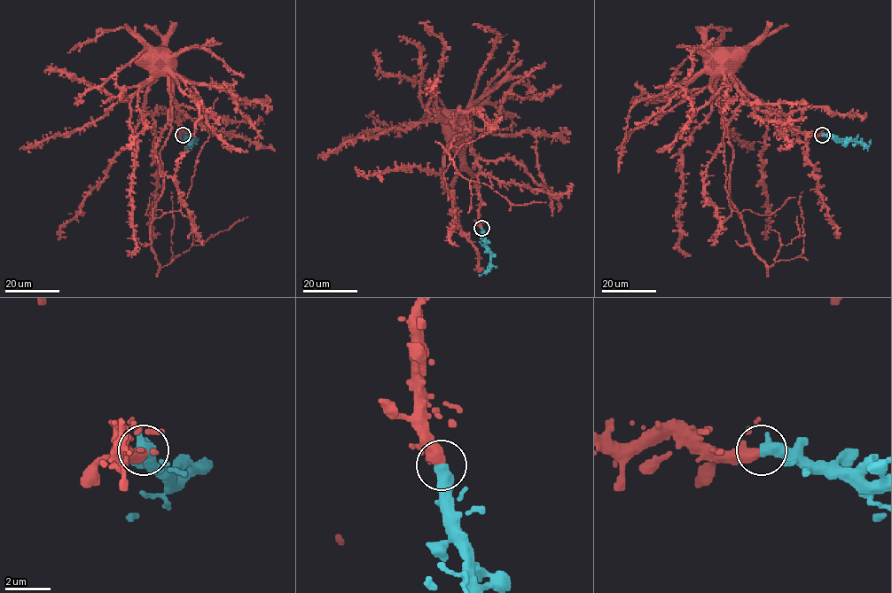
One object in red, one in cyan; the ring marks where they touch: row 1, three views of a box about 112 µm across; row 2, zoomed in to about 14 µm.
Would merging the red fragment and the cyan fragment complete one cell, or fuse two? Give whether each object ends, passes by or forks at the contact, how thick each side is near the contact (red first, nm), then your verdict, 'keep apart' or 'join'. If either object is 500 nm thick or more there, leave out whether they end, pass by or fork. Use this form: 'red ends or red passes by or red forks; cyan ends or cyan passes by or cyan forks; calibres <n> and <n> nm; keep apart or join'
calibres 320 and 500 nm; join

